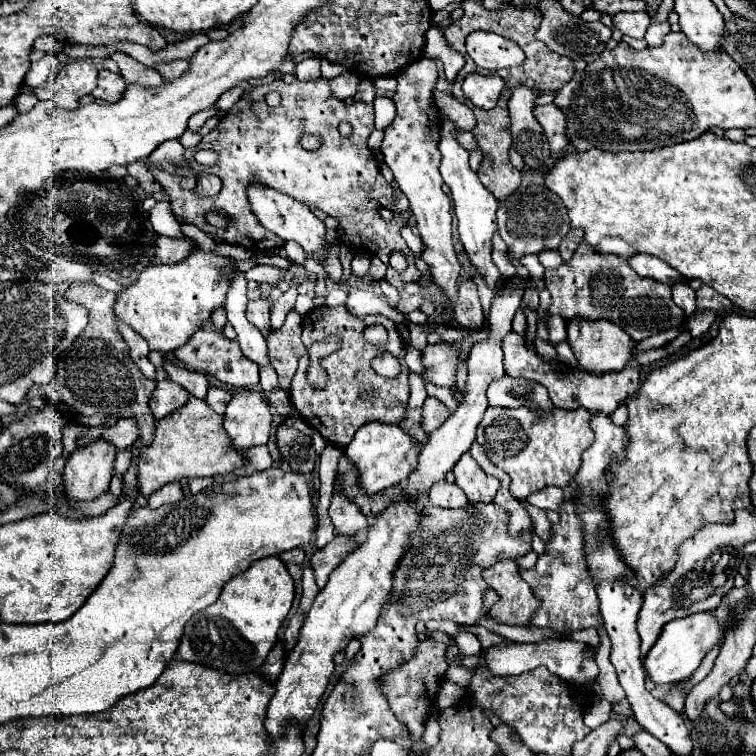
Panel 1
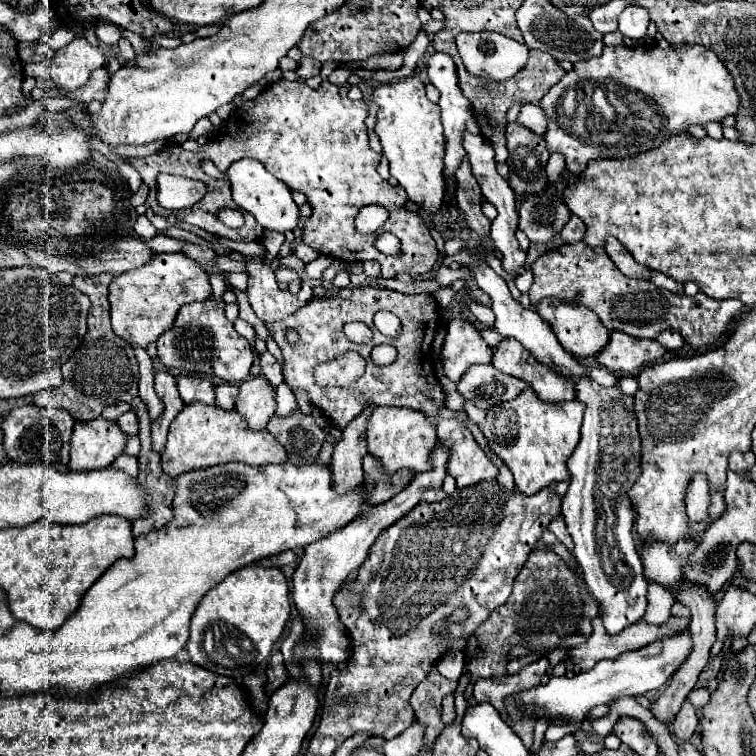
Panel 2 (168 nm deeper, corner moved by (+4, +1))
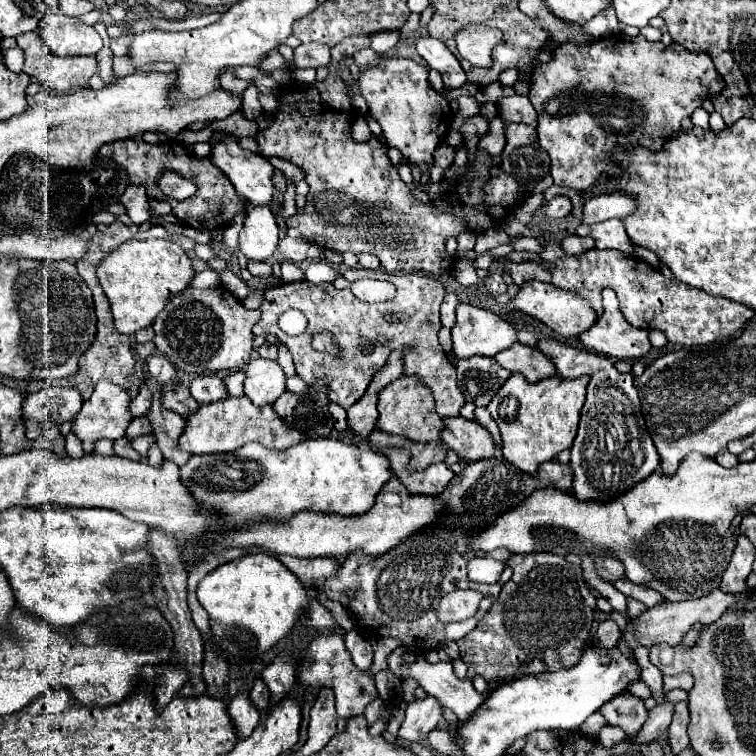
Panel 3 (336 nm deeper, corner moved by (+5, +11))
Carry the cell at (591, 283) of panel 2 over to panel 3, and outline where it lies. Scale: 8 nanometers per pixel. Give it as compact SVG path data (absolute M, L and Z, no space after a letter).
M548 242L542 258L554 264L554 270L550 272L552 284L588 300L598 316L602 316L604 312L600 292L604 288L612 288L620 300L620 312L632 326L644 330L660 330L664 332L668 342L680 346L702 346L722 338L730 338L754 318L754 312L744 304L710 296L700 288L690 288L682 284L676 278L666 278L660 270L652 268L640 258L624 256L618 250L590 250L572 258L560 250L558 242Z

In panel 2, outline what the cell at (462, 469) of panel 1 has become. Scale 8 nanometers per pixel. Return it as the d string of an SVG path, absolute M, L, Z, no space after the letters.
M455 418L437 424L437 436L451 444L447 472L455 478L457 488L473 486L483 480L497 478L497 468L479 448L471 432Z

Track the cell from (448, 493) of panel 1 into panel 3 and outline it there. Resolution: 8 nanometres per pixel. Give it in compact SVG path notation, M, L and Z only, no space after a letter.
M374 448L382 454L386 454L392 462L392 468L396 472L396 478L414 494L442 494L446 490L446 486L450 484L454 472L448 464L432 464L430 468L418 472L418 470L410 470L410 452L402 450L394 450L394 448Z

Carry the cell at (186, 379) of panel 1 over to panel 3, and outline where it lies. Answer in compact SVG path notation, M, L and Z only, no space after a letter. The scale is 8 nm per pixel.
M214 374L192 380L192 382L190 382L190 392L192 392L192 396L194 396L200 404L218 402L218 400L222 400L222 398L228 396L222 378L214 376Z

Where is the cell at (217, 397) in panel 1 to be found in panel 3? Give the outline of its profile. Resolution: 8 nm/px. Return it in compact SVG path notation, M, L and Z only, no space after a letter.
M238 370L224 378L224 384L226 384L230 396L244 396L244 378L246 378L244 370Z

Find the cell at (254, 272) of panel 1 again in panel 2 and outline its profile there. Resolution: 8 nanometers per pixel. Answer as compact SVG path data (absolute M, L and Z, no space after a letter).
M219 256L217 258L217 266L219 266L219 270L223 270L227 274L231 274L231 272L245 272L245 264L243 262L235 262L235 260L227 258L227 256Z

